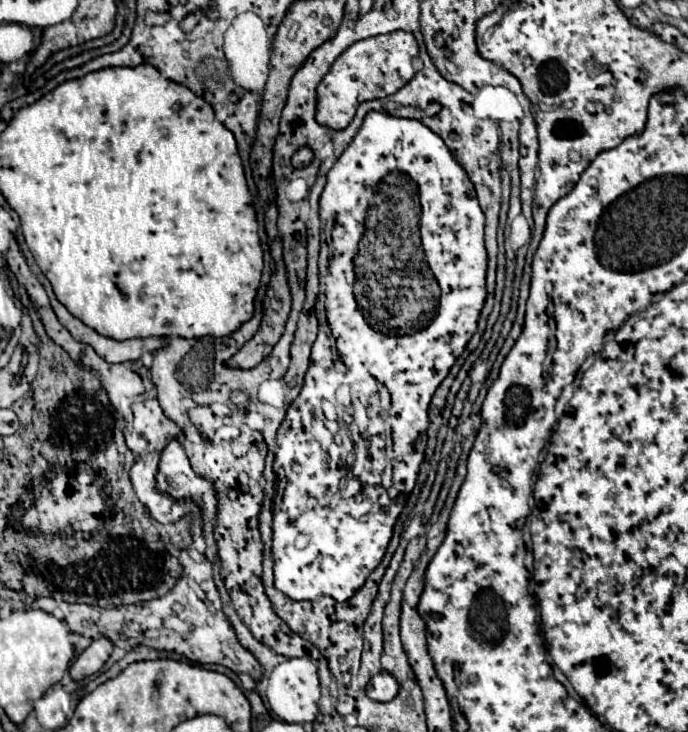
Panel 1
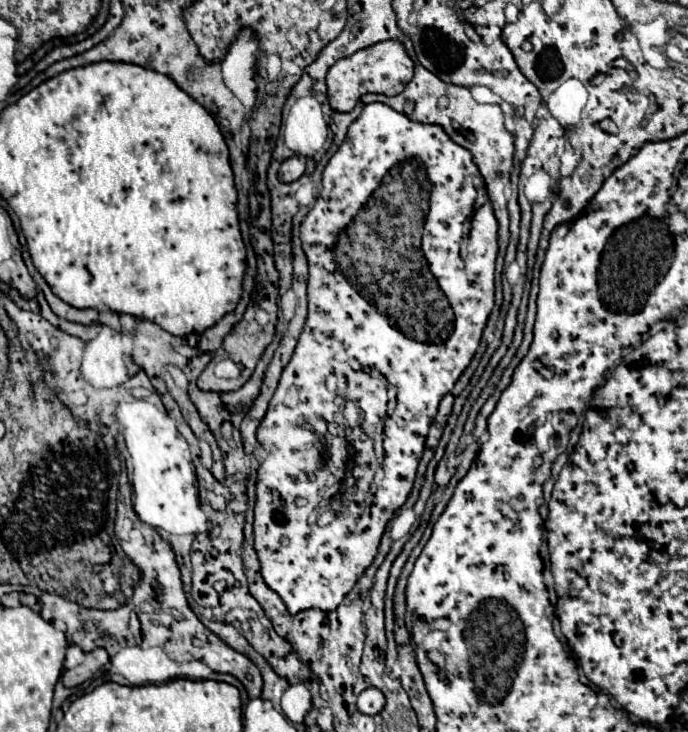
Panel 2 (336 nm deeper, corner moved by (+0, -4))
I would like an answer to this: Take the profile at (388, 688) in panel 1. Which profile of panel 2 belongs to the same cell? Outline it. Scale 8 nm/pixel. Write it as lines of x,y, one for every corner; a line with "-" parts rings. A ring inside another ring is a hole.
375,687
361,691
357,697
357,709
365,715
377,715
383,707
385,707
385,695

